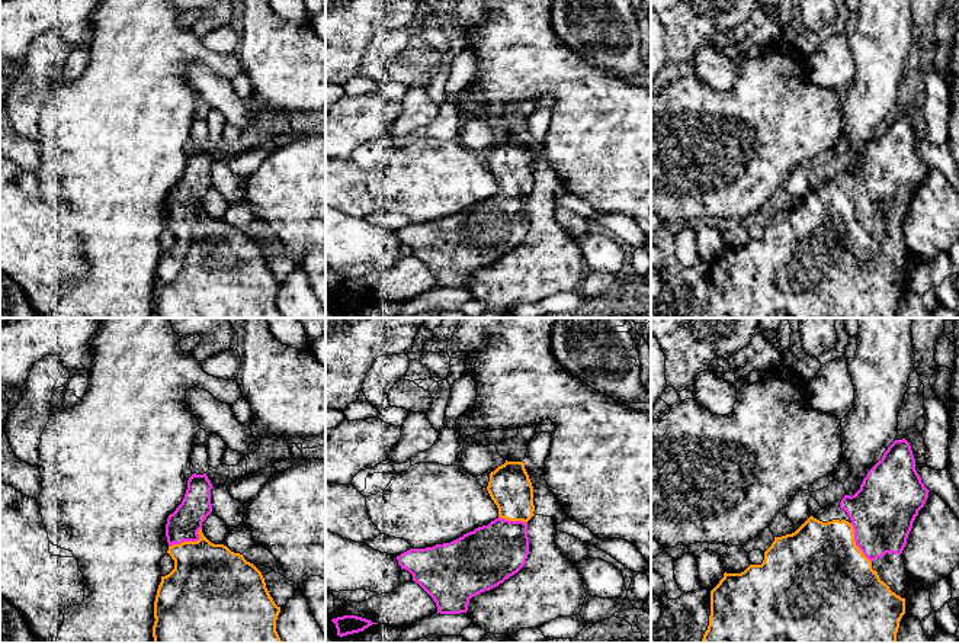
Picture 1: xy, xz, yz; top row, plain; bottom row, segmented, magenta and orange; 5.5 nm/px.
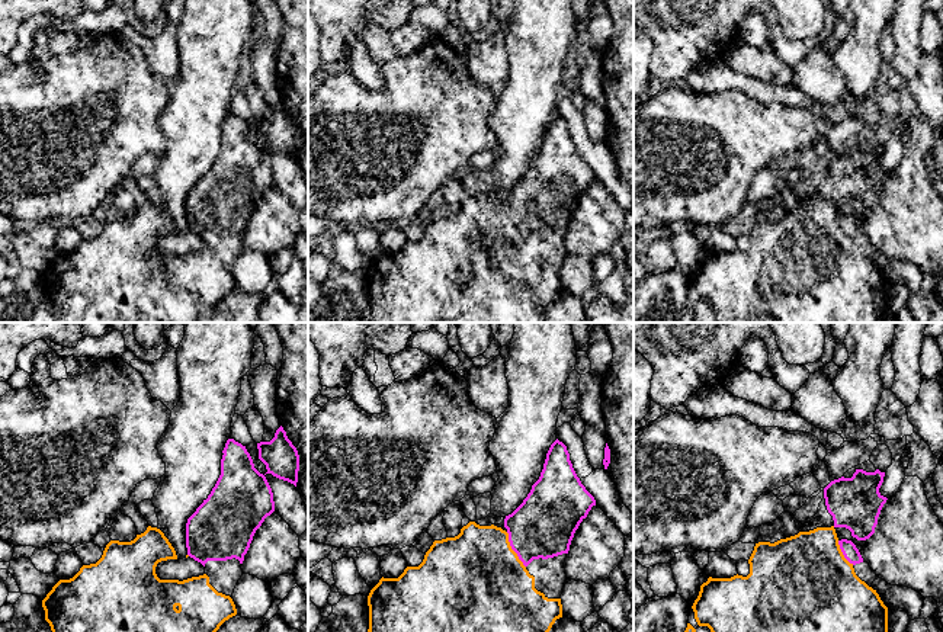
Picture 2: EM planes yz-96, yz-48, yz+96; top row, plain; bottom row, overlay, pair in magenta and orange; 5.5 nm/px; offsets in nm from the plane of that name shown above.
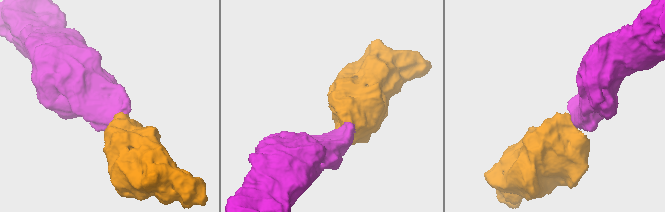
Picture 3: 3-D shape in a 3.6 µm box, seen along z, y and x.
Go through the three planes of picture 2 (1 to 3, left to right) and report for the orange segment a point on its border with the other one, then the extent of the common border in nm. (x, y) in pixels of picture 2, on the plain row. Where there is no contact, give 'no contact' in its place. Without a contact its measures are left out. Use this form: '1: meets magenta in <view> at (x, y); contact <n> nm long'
1: no contact
2: meets magenta in yz-48 at (512, 223); contact 220 nm long
3: meets magenta in yz+96 at (843, 228); contact 160 nm long

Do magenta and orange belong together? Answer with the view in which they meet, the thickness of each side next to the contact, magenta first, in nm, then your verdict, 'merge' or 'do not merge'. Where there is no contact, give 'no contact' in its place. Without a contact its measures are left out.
xy | 180/420 nm | merge

